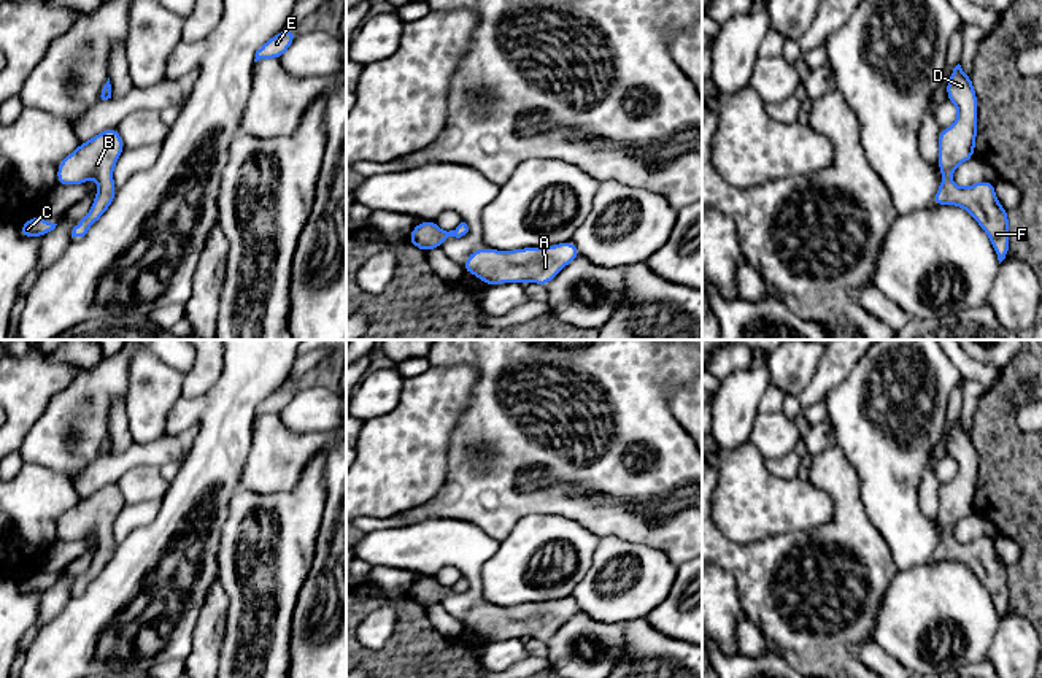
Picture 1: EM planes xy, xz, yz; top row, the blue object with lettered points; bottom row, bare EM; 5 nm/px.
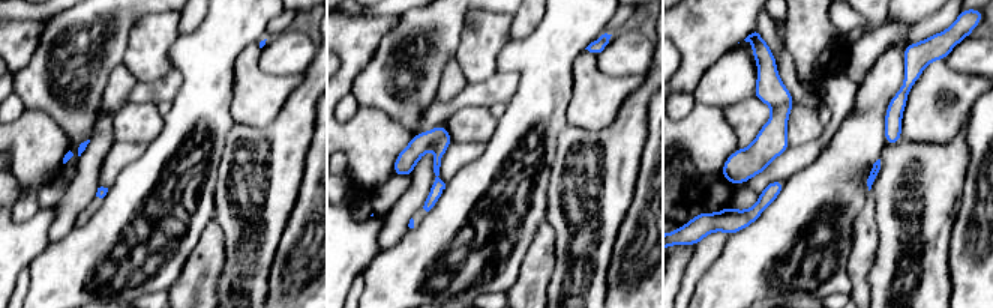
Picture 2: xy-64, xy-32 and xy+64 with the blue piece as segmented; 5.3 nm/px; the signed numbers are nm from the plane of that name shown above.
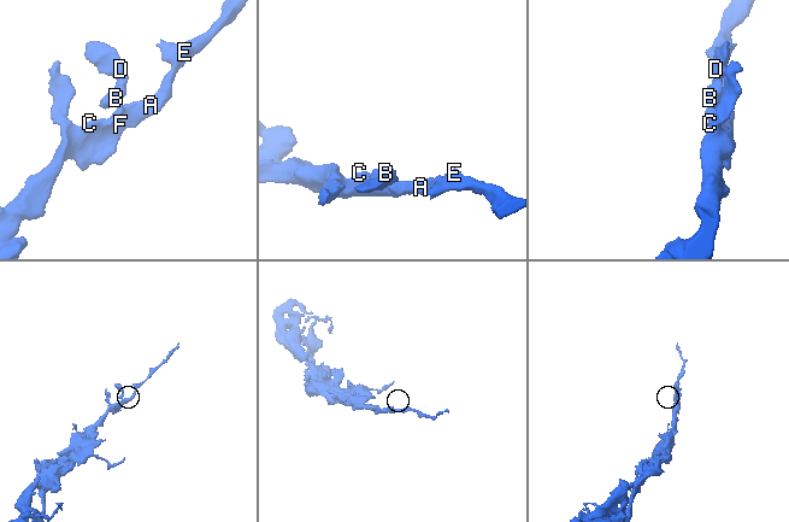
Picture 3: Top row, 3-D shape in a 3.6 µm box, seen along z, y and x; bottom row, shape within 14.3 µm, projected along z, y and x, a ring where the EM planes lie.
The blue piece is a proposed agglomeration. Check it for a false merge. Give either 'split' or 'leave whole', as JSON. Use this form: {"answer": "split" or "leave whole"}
{"answer": "leave whole"}

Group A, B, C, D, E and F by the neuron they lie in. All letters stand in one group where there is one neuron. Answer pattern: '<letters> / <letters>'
A B C D E F

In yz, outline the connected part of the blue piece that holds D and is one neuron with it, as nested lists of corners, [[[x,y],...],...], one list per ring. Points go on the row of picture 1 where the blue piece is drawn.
[[[958,64],[947,84],[947,98],[955,103],[958,117],[948,129],[939,132],[939,168],[942,186],[937,189],[932,203],[963,206],[986,232],[999,264],[1010,252],[1007,210],[996,198],[994,183],[978,181],[969,187],[958,187],[951,183],[955,168],[974,159],[977,138],[977,94]]]

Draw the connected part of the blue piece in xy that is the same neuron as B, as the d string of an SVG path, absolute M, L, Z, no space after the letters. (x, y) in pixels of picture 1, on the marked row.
M106 129L81 143L57 167L57 184L71 186L84 184L89 178L100 183L91 211L73 227L73 237L84 237L92 224L95 224L110 208L116 197L113 183L113 168L125 149L118 129Z

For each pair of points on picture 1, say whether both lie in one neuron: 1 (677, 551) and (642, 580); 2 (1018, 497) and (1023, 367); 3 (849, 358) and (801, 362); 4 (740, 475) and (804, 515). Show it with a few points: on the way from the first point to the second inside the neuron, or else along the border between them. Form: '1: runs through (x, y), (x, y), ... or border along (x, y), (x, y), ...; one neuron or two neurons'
1: border along (634, 543), (656, 547), (677, 566); two neurons
2: runs through (1018, 464), (1018, 453), (1001, 435), (1001, 399); one neuron
3: border along (823, 356), (814, 377), (799, 392); two neurons
4: runs through (756, 491), (771, 505), (788, 505); one neuron

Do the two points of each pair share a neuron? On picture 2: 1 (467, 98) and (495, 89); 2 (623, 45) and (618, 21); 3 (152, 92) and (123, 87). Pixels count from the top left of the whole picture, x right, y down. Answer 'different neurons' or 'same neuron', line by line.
1: same neuron
2: different neurons
3: different neurons

